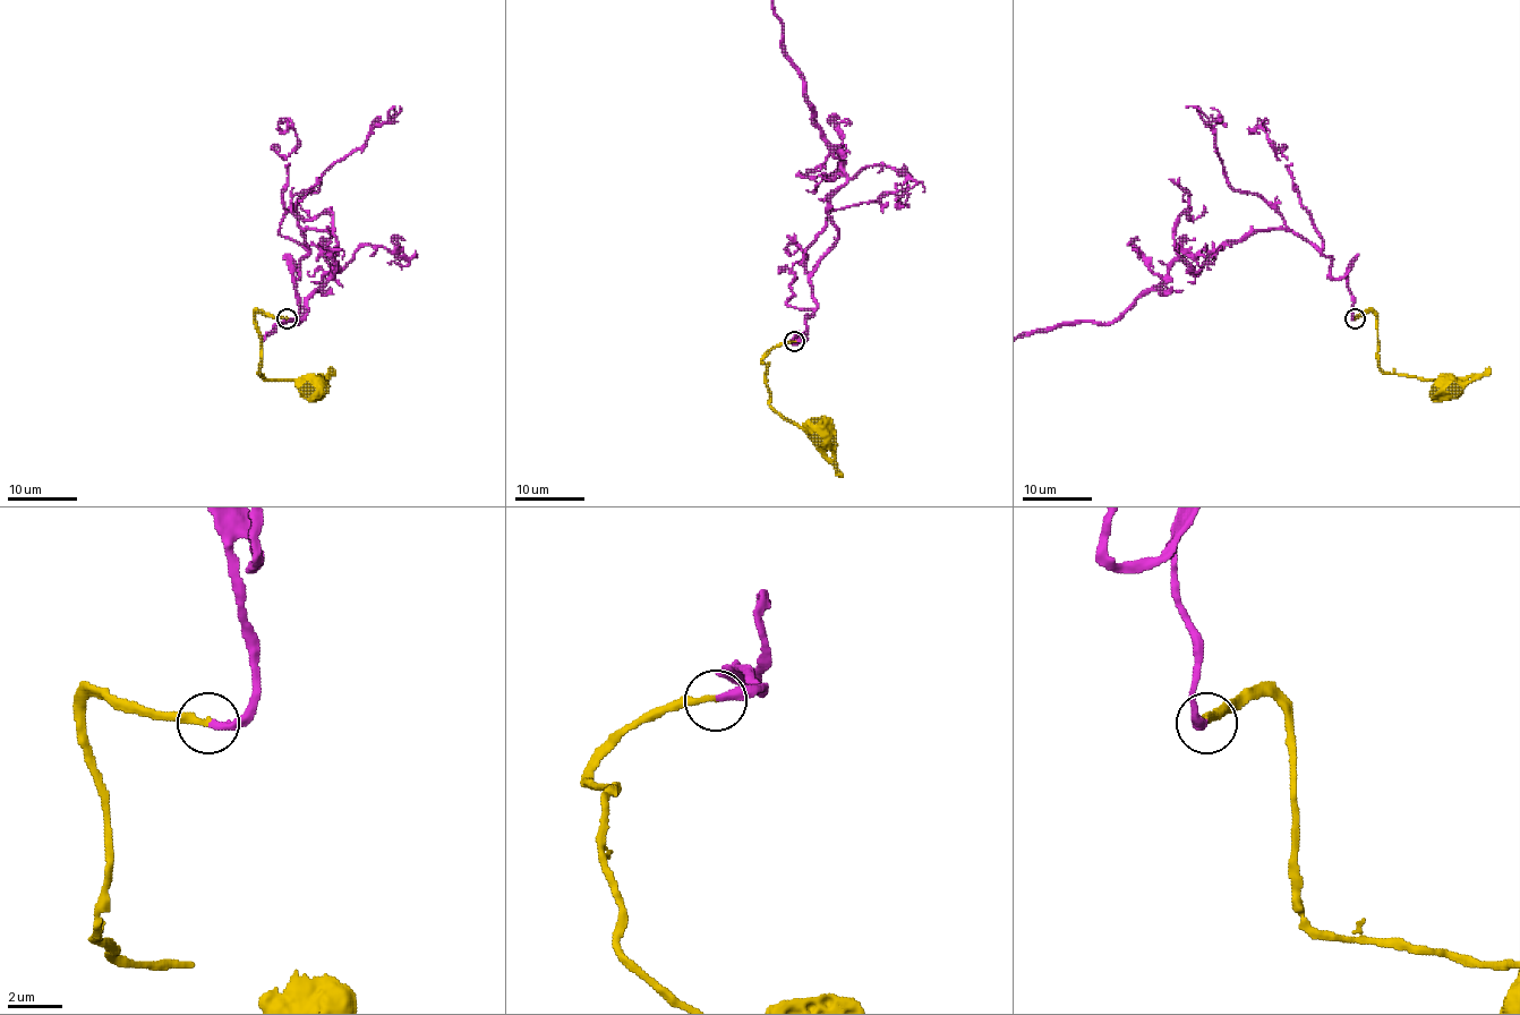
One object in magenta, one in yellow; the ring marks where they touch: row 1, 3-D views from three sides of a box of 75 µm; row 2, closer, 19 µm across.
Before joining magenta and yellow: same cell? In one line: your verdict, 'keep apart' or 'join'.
join

